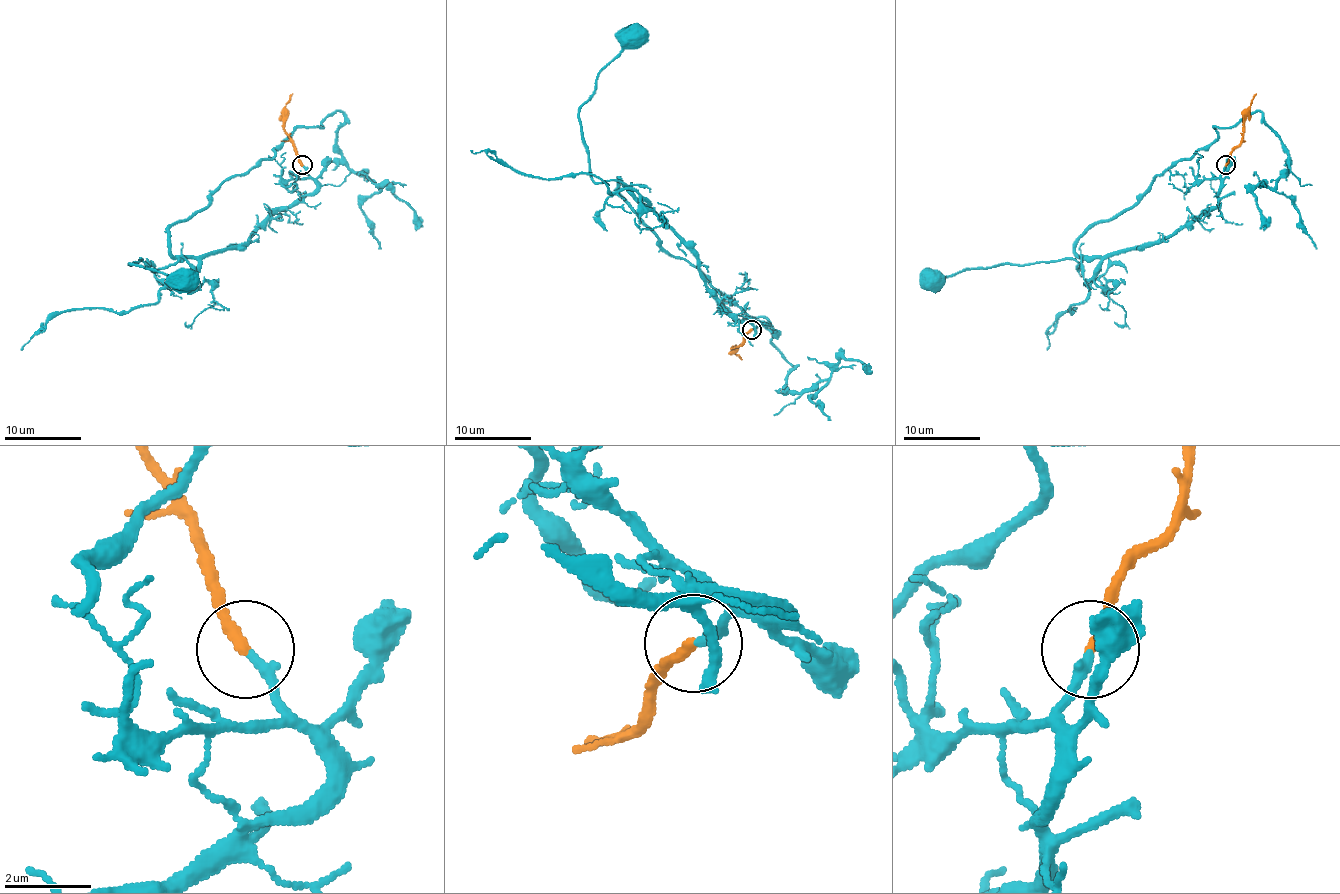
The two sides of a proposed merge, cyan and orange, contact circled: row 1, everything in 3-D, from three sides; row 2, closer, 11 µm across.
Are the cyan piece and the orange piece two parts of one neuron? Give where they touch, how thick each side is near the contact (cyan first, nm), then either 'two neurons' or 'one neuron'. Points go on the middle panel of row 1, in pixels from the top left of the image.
place (751, 329); calibres 240 and 240 nm; one neuron

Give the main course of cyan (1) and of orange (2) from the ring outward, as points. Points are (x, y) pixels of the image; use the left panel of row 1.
1: (302, 165), (316, 188), (245, 242), (152, 269), (143, 260), (129, 263), (189, 281)
2: (302, 165), (285, 130), (285, 104), (293, 94)

